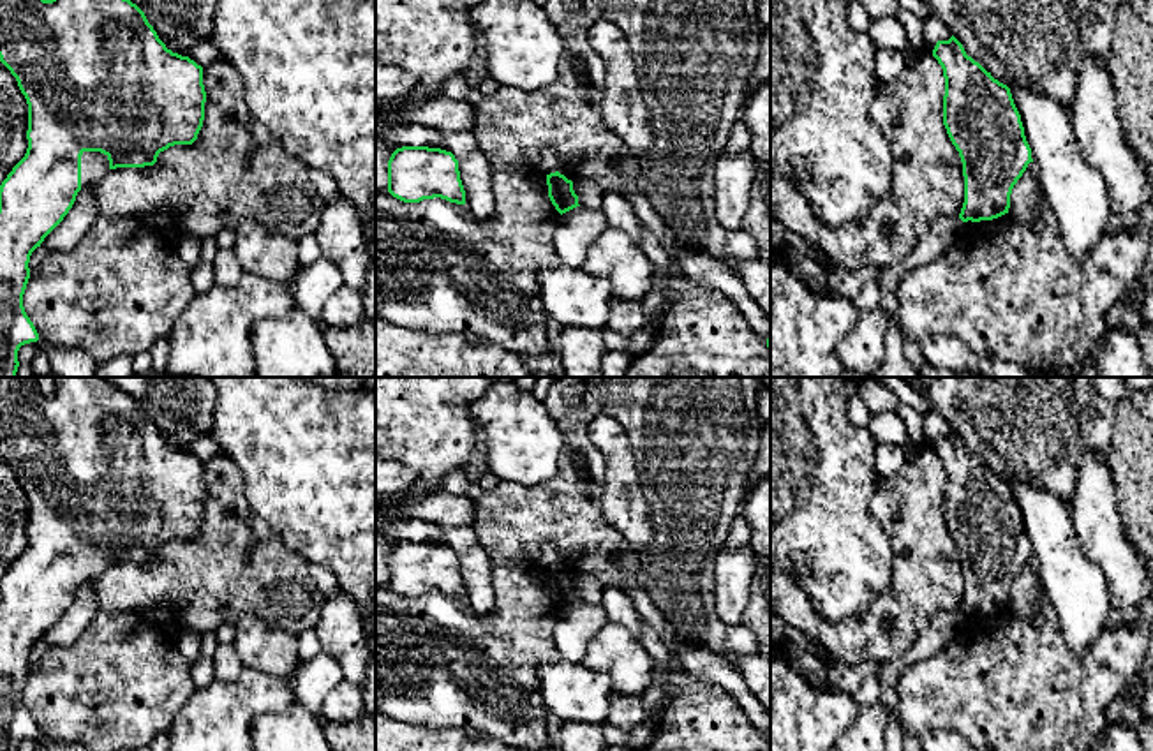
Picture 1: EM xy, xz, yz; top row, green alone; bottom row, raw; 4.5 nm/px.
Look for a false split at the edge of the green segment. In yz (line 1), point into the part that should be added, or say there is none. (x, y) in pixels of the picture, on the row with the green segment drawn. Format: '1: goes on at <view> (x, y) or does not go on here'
1: does not go on here

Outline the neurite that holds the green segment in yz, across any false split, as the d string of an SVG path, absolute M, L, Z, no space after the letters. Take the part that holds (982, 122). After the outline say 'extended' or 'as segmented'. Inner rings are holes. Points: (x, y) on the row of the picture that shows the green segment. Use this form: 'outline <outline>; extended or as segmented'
outline M954 35L938 41L933 56L945 78L943 125L963 162L964 203L959 219L963 222L998 219L1008 213L1012 189L1033 162L1010 88L968 56Z; as segmented

